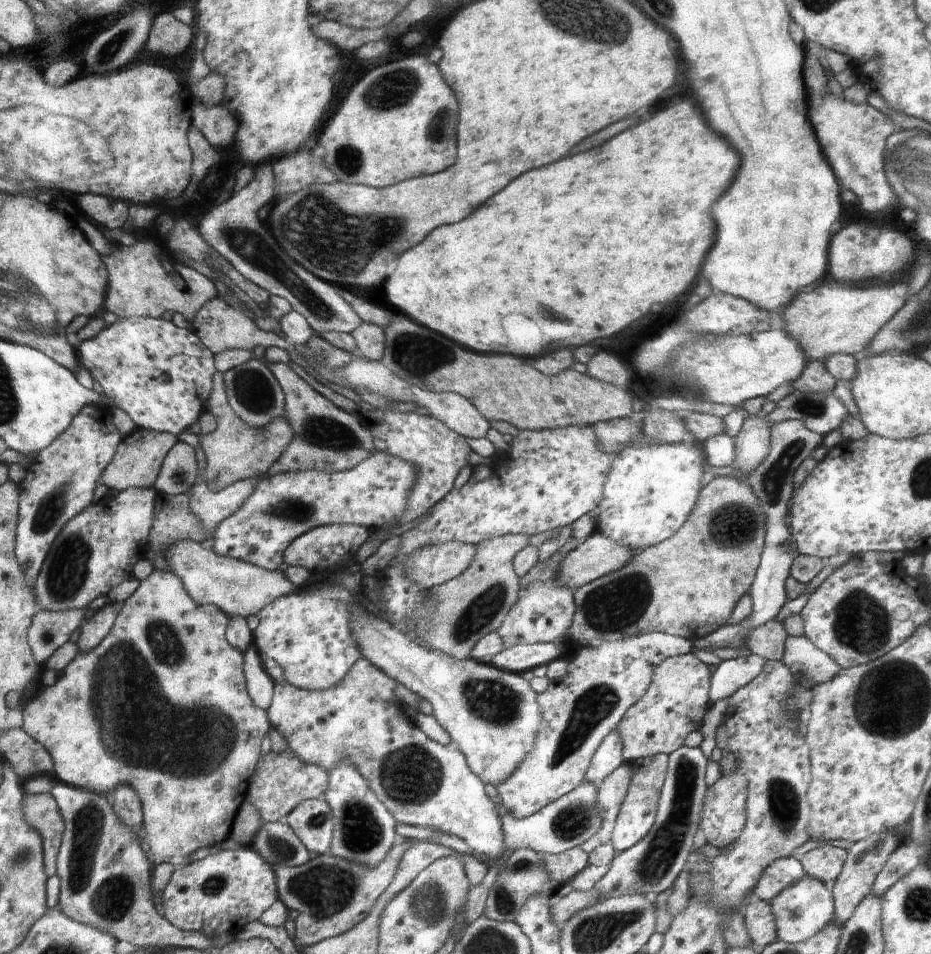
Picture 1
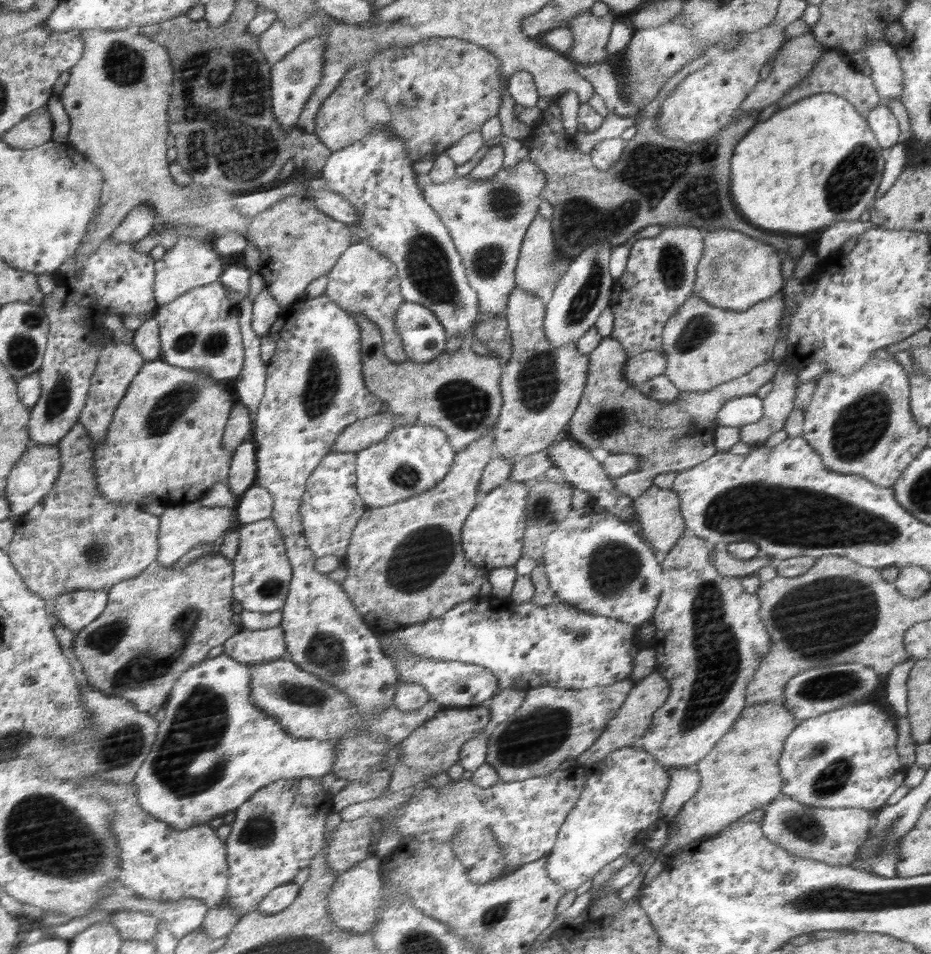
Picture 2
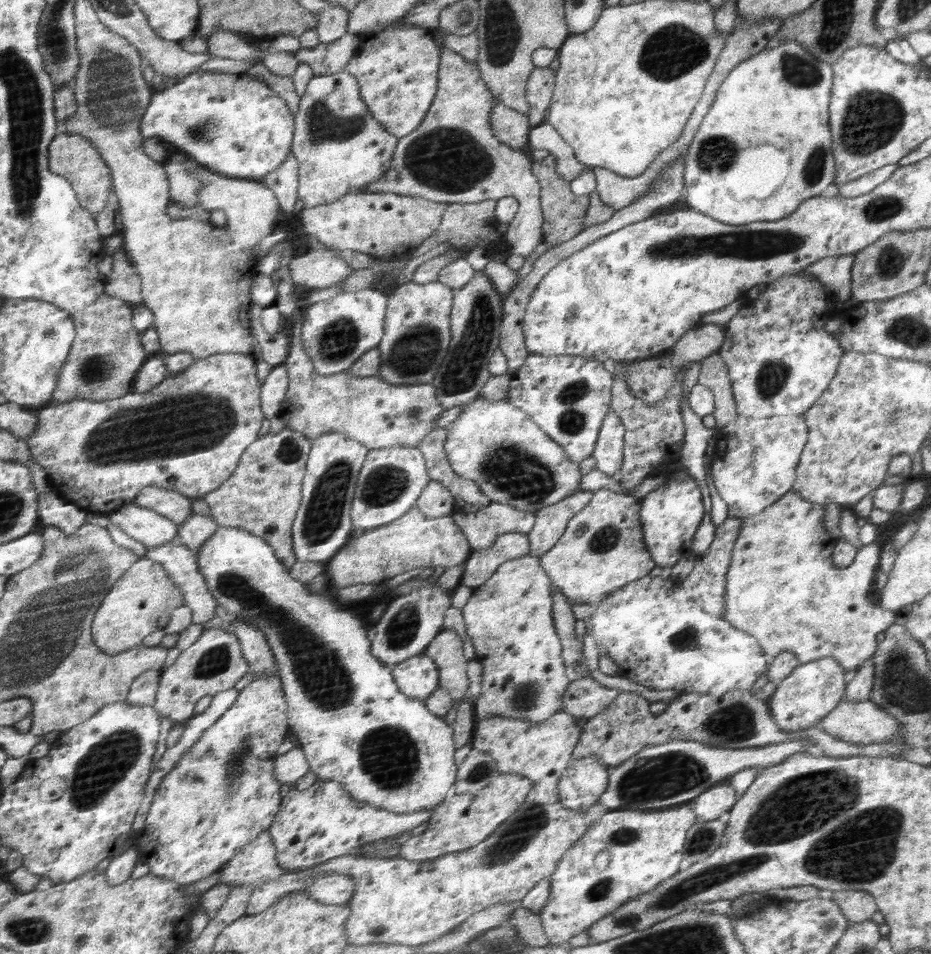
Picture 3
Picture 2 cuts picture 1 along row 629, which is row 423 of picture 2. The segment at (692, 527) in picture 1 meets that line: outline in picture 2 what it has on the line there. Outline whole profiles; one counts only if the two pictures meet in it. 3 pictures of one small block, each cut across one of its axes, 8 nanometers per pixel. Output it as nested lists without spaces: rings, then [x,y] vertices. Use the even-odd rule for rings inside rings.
[[[611,336],[602,338],[600,344],[589,355],[588,386],[569,425],[568,437],[589,450],[603,448],[610,454],[636,456],[641,461],[636,471],[613,478],[616,490],[632,499],[645,495],[653,487],[654,476],[664,472],[678,474],[717,455],[718,412],[729,400],[755,394],[773,379],[779,367],[774,360],[770,360],[762,366],[754,367],[748,375],[738,377],[729,383],[722,383],[709,391],[680,391],[676,401],[668,403],[647,397],[638,386],[626,380],[625,367],[629,356],[616,339]]]

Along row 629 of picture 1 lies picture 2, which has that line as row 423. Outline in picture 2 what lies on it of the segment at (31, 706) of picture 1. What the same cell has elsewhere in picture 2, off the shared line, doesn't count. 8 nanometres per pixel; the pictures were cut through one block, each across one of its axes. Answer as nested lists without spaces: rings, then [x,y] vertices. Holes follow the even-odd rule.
[[[162,359],[149,361],[142,369],[140,375],[132,383],[126,398],[122,401],[121,406],[117,410],[116,418],[114,418],[113,428],[110,428],[109,436],[106,441],[95,444],[97,453],[97,473],[98,483],[101,484],[99,490],[103,492],[107,500],[113,500],[117,504],[139,504],[142,506],[143,500],[149,498],[157,498],[168,507],[178,506],[182,504],[191,504],[198,502],[206,496],[209,491],[222,481],[228,481],[233,467],[234,453],[230,453],[223,448],[225,441],[225,433],[229,427],[230,418],[239,399],[234,387],[229,383],[222,383],[206,374],[205,371],[194,371],[170,364],[170,361]]]

